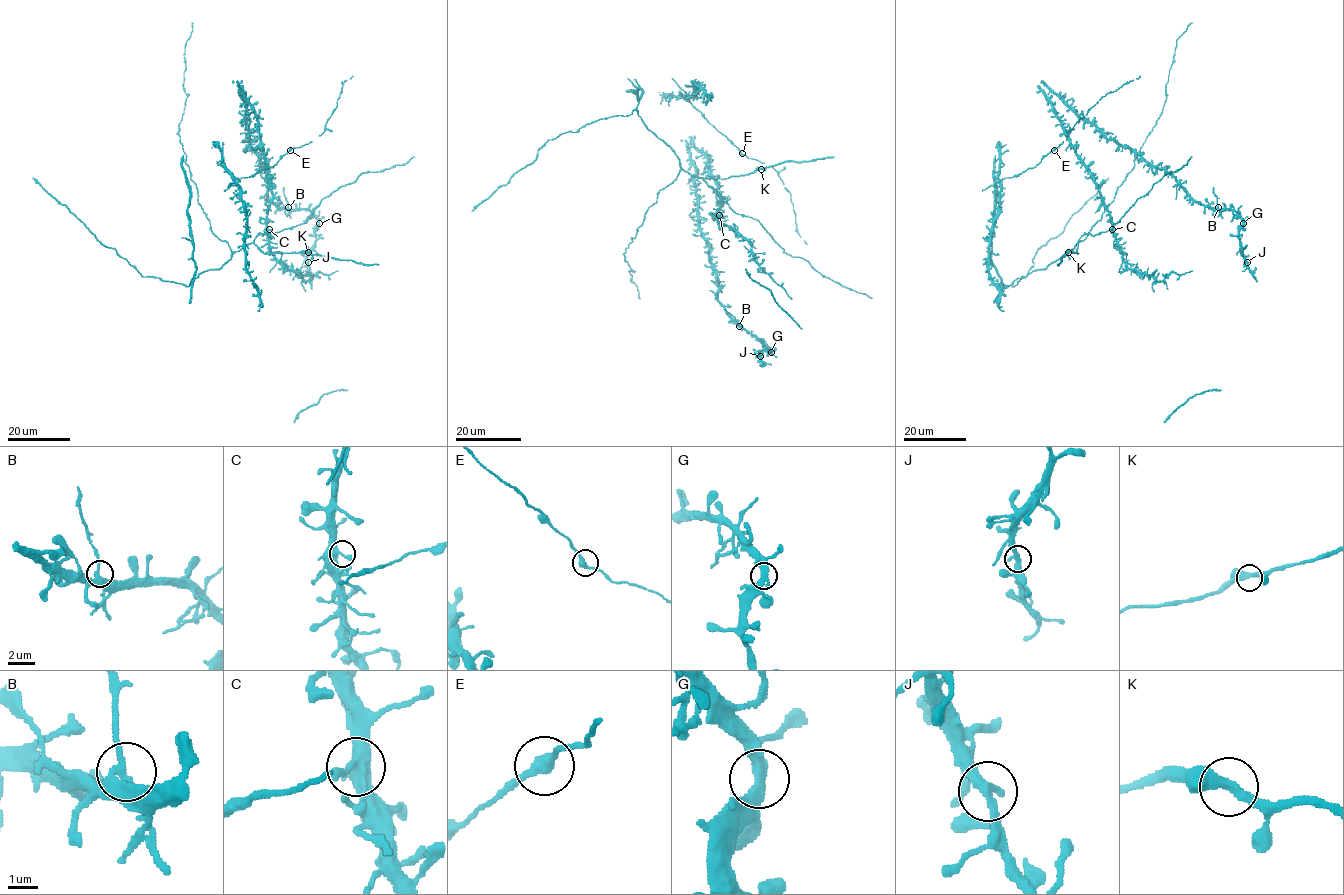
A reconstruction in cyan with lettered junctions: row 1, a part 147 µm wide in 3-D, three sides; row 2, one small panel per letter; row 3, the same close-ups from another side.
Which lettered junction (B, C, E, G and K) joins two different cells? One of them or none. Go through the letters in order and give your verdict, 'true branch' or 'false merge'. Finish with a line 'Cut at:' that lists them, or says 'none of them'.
B: true branch
C: true branch
E: true branch
G: true branch
K: true branch
Cut at: none of them

